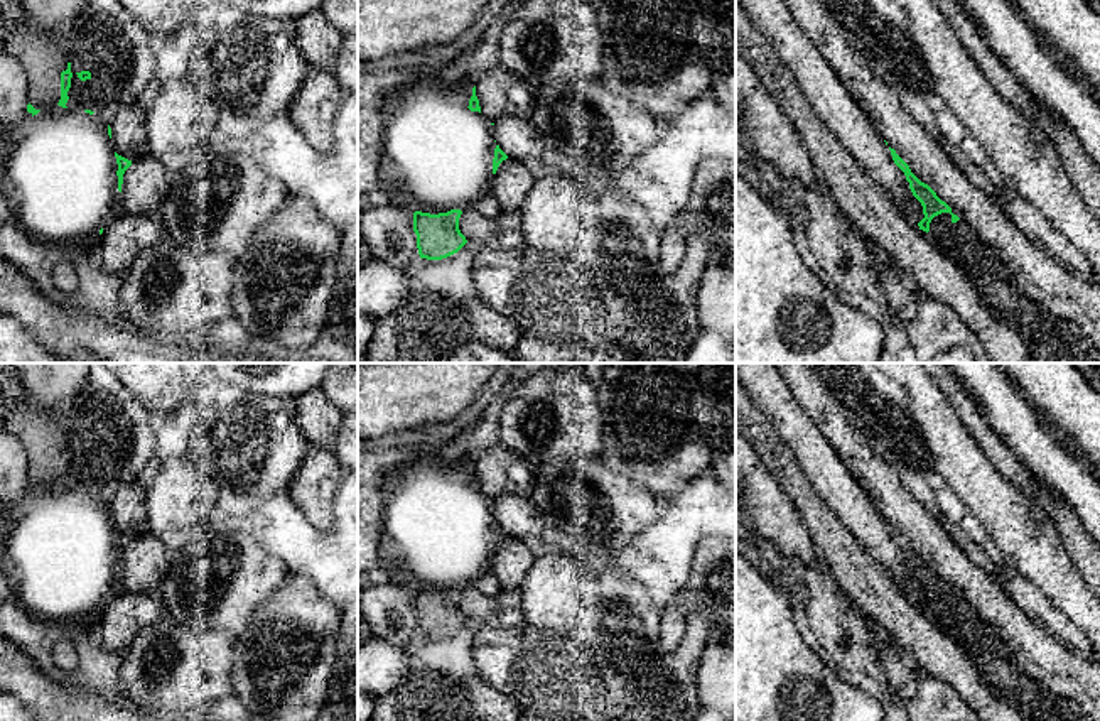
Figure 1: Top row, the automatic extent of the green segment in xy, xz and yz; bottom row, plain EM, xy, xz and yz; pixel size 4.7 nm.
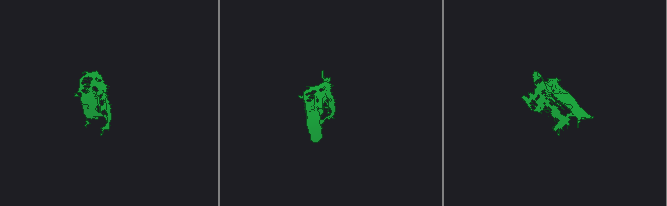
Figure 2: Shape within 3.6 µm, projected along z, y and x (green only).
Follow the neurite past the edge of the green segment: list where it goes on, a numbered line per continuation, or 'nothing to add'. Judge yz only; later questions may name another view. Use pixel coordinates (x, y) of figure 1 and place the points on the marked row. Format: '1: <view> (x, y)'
nothing to add

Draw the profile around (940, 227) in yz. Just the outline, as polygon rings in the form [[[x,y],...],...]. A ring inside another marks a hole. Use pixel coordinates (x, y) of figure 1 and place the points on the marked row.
[[[941,213],[935,216],[930,223],[930,236],[931,238],[946,238],[953,233],[953,223],[950,213]]]

